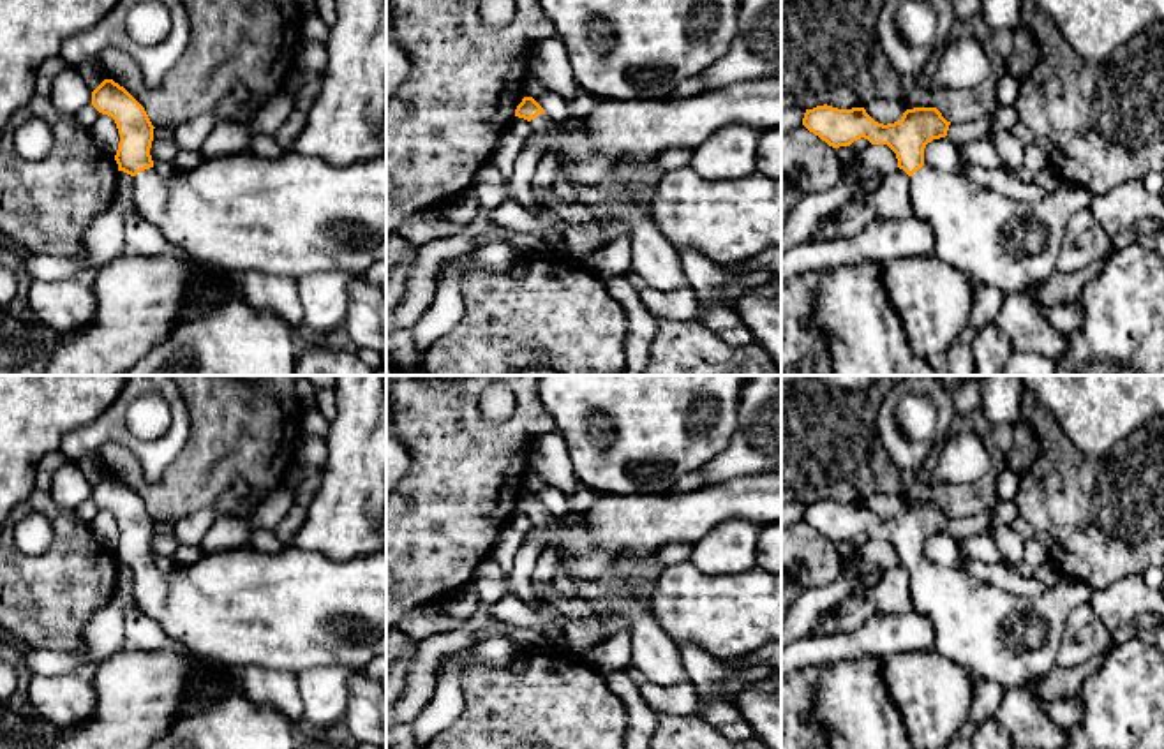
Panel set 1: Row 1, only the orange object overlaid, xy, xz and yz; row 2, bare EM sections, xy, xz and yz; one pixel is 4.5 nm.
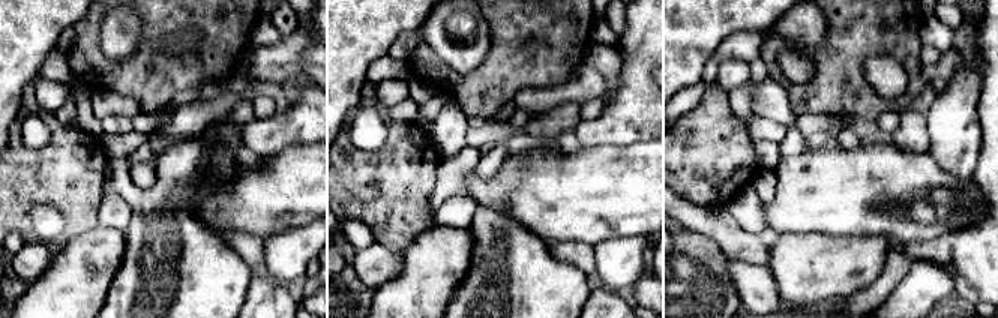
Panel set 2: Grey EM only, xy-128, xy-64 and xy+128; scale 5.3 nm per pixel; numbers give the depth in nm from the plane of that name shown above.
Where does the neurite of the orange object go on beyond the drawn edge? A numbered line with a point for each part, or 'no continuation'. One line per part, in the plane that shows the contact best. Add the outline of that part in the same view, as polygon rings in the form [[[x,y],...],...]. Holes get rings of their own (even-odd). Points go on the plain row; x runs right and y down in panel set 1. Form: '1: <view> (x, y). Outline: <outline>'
1: xy (293, 610). Outline: [[[243,546],[212,552],[185,571],[175,566],[169,573],[150,562],[132,571],[132,599],[136,610],[164,631],[169,645],[236,671],[249,666],[293,673],[316,666],[363,670],[374,657],[386,656],[386,546],[349,560],[332,560],[296,546],[279,553]]]

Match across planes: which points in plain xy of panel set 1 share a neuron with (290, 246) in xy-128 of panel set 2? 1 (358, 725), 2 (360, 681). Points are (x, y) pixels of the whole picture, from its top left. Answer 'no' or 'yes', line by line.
1: no
2: no

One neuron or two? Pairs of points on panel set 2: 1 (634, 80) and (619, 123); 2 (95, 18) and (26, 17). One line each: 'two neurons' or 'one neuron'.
1: one neuron
2: two neurons

